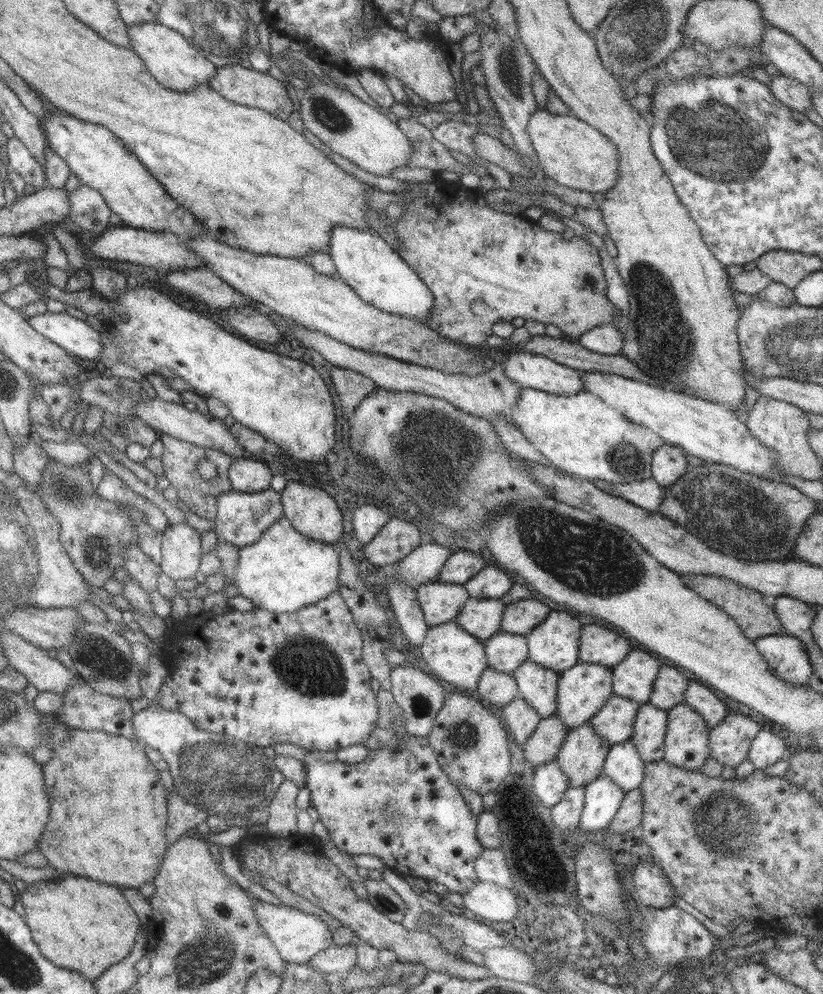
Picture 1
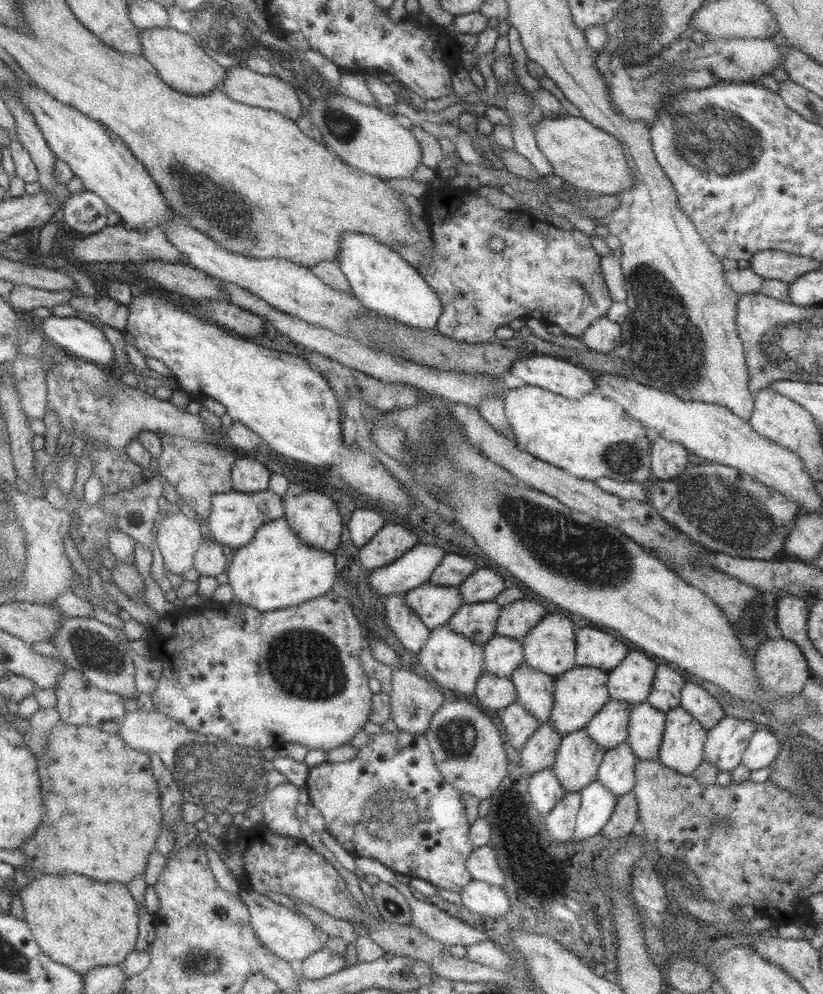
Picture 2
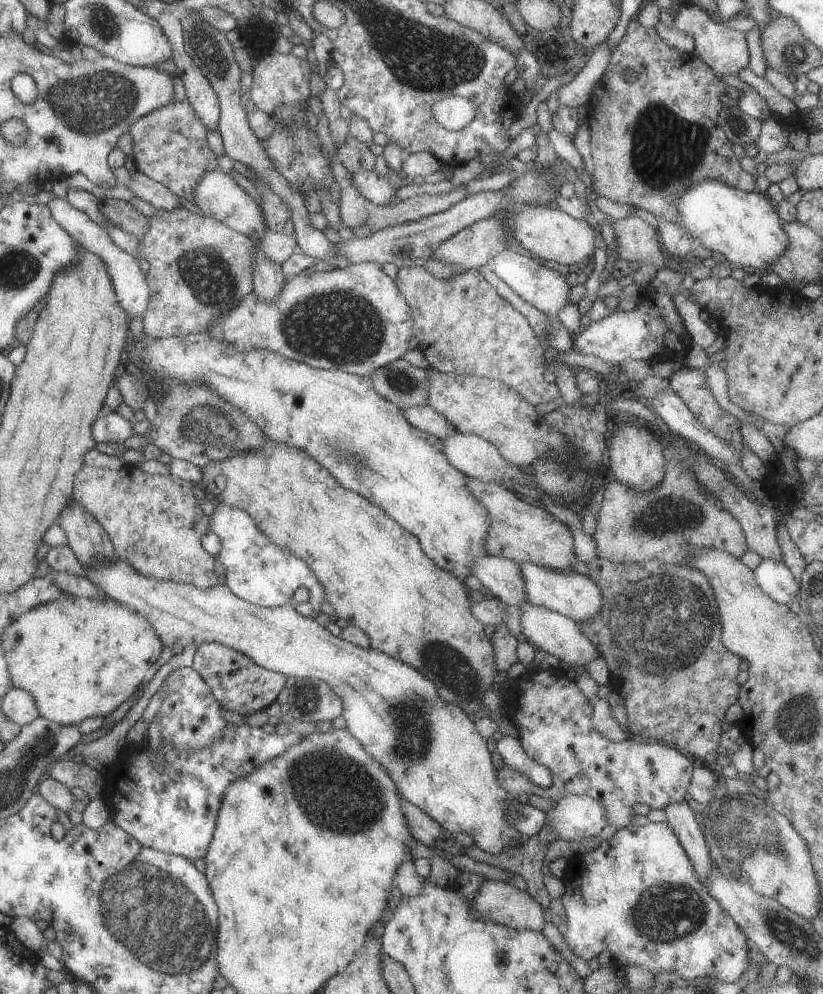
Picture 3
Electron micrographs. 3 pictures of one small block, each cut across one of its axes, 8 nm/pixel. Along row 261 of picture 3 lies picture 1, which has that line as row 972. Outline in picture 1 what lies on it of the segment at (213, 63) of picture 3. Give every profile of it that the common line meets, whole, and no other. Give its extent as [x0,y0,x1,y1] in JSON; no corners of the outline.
[307,938,359,975]

